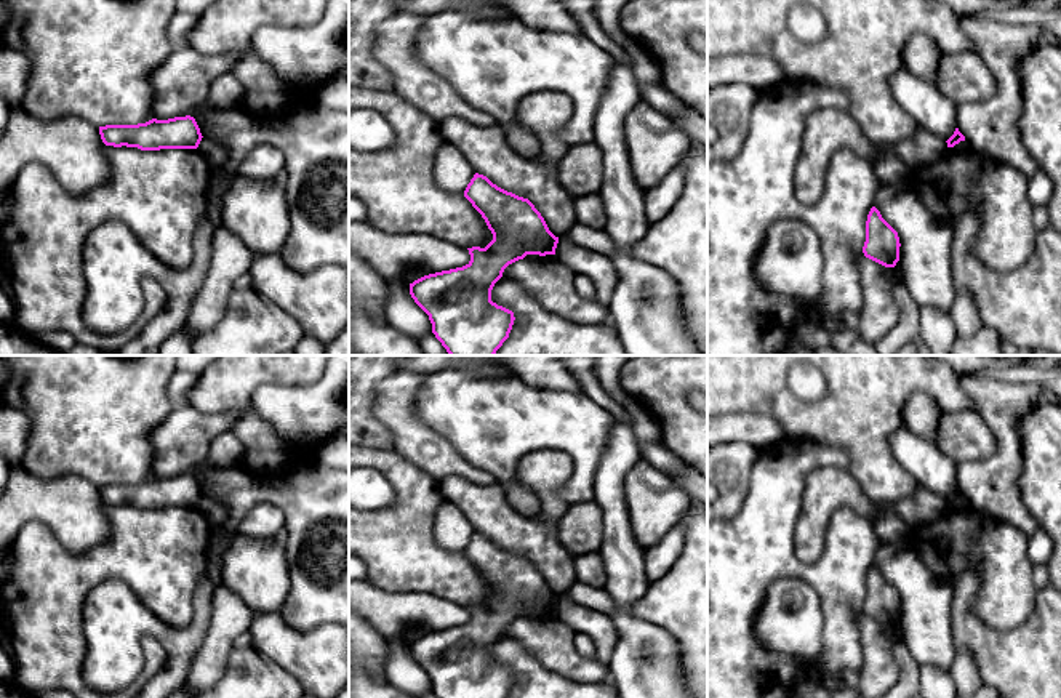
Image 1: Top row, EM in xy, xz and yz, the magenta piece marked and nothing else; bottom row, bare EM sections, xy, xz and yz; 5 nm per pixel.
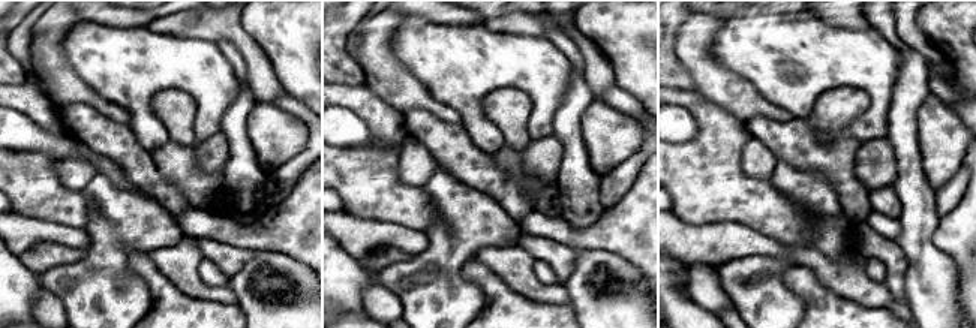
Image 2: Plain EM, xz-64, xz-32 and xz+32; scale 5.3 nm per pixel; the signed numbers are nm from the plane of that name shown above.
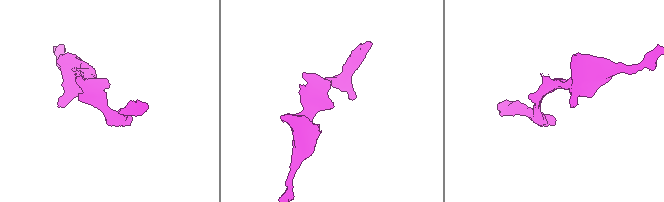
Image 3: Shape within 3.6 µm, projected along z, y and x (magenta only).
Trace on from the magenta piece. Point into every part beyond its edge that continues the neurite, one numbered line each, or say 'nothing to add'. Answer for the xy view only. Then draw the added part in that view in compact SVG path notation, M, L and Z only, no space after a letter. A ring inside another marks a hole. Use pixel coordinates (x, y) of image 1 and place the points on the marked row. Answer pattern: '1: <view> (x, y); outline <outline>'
1: xy (181, 84); outline M184 43L174 46L173 53L149 75L152 118L190 115L208 102L210 86L218 77L234 74L235 62L235 54L206 56Z

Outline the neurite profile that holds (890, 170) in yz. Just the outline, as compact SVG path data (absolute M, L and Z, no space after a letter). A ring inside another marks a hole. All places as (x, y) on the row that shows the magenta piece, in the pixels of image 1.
M893 154L875 157L871 163L882 184L906 183L912 173L912 170Z

